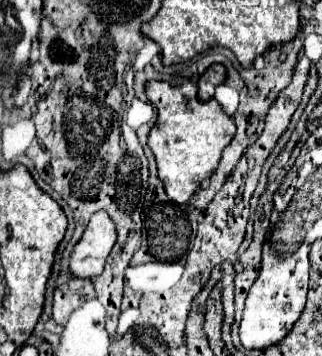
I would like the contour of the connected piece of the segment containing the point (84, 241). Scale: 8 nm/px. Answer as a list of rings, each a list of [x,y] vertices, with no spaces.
[[[106,212],[92,214],[82,238],[70,256],[72,278],[96,278],[106,264],[106,258],[116,244],[116,228]]]

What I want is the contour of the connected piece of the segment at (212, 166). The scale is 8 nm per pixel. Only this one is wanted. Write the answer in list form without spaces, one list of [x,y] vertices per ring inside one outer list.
[[[188,78],[176,80],[180,80],[176,86],[158,80],[146,82],[146,96],[158,110],[158,120],[148,134],[148,148],[156,156],[158,178],[164,182],[168,198],[184,204],[200,188],[200,182],[216,170],[222,150],[236,132],[236,124],[214,98],[200,102],[198,88]]]

